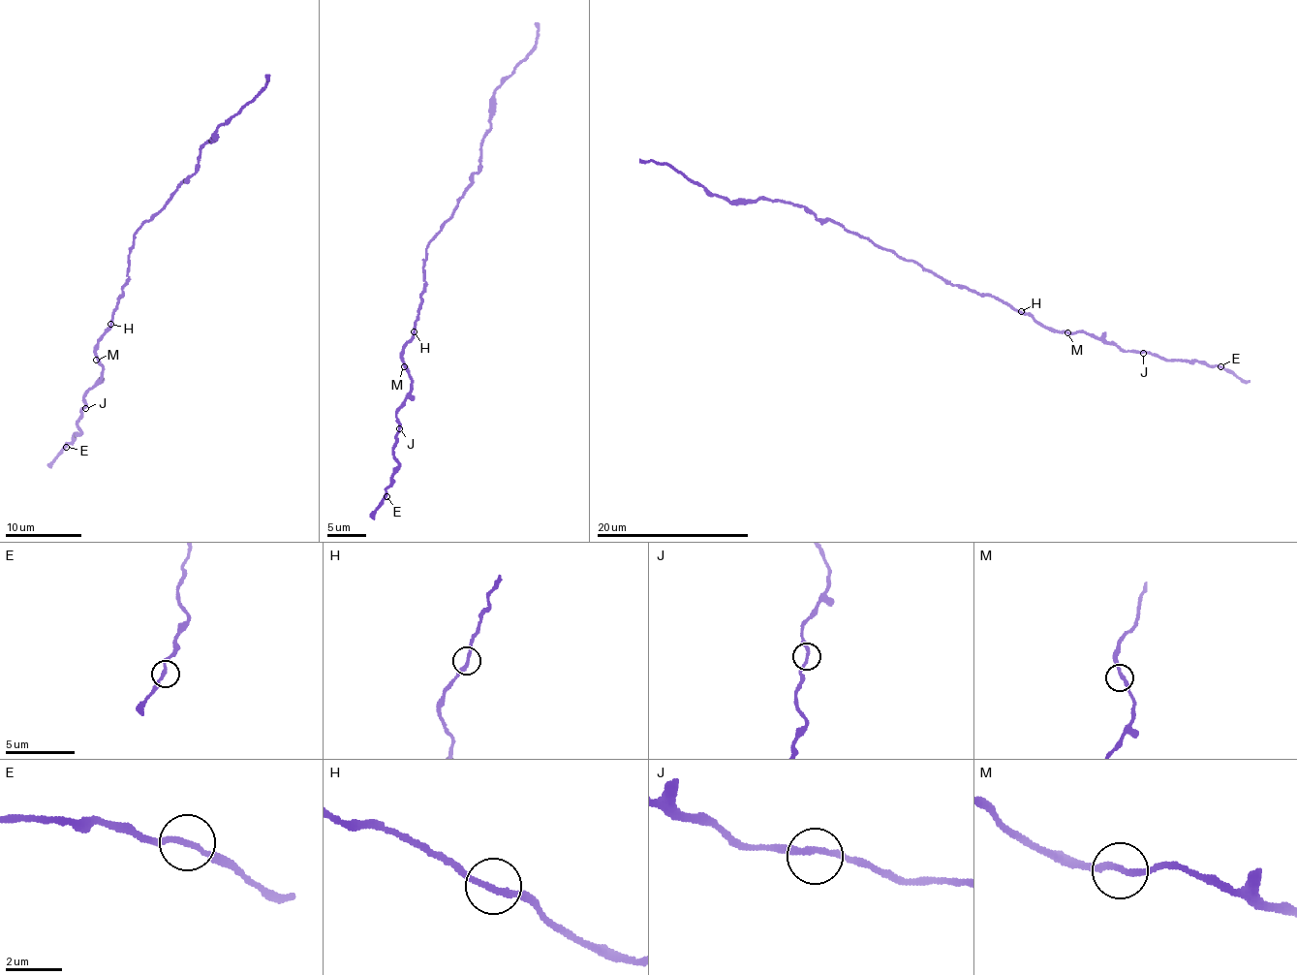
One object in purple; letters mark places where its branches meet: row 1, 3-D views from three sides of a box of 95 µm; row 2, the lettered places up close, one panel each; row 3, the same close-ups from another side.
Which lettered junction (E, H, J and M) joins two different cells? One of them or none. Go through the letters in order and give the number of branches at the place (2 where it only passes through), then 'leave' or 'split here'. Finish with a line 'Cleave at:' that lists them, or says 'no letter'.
E: 2 | leave
H: 2 | leave
J: 2 | leave
M: 2 | leave
Cleave at: no letter

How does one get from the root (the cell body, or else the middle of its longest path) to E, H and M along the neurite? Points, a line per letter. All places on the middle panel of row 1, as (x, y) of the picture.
E: (423, 268), (425, 288), (418, 316), (412, 341), (401, 355), (412, 391), (397, 413), (397, 470), (386, 496)
H: (423, 268), (425, 288), (420, 296), (420, 308), (414, 331)
M: (423, 268), (425, 288), (420, 296), (420, 308), (412, 341), (407, 343), (401, 355), (404, 366)

